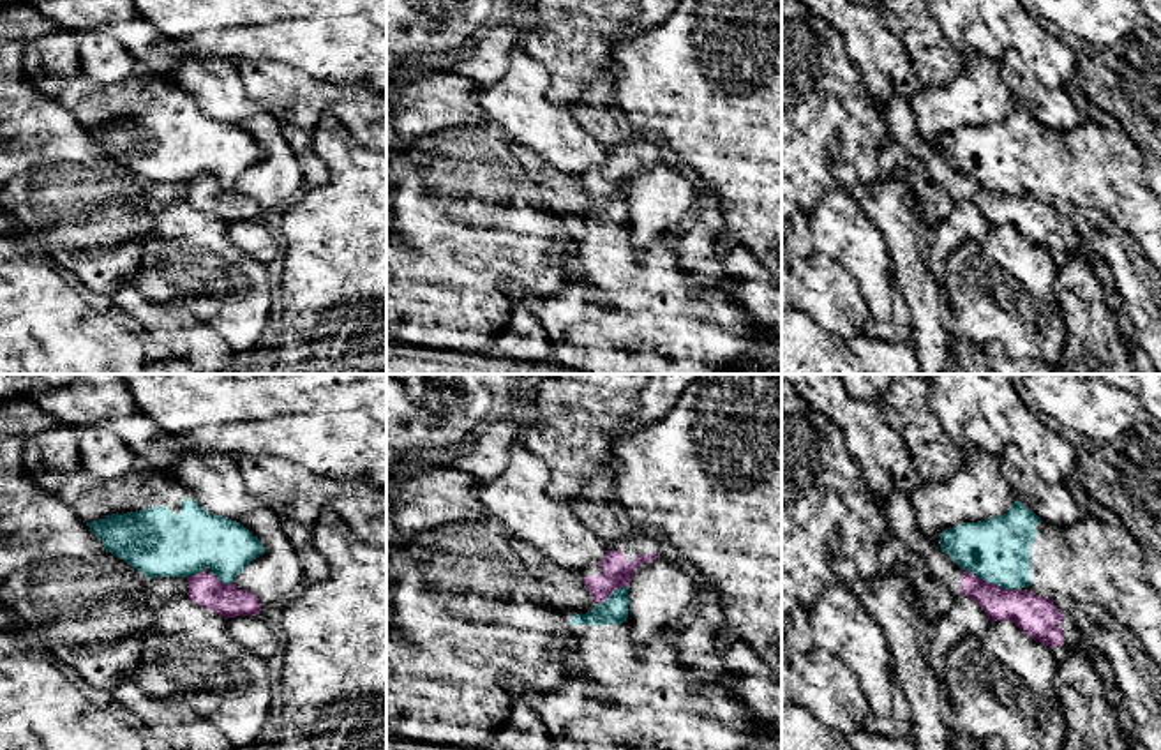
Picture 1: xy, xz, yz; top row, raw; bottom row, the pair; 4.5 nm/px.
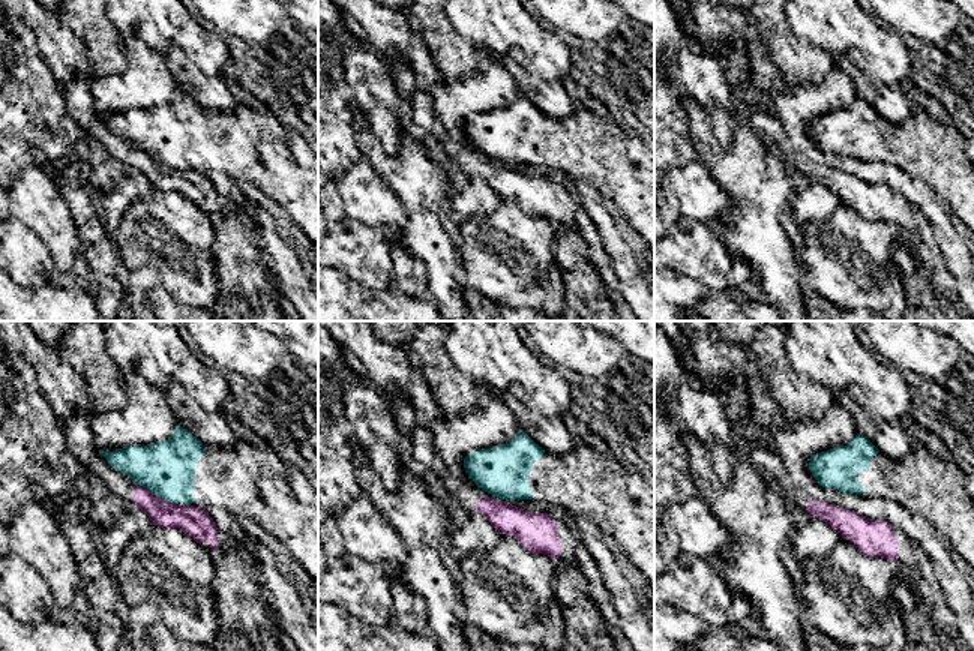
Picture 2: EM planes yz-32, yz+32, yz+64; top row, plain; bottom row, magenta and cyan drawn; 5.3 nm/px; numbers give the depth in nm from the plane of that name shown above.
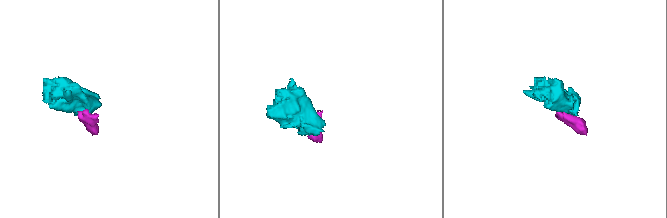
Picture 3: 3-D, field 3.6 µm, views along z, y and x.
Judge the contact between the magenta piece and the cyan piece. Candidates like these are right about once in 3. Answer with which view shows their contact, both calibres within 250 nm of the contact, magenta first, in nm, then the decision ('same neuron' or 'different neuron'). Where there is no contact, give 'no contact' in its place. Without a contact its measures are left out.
meets magenta in yz; 190 nm thick on the magenta side, 300 nm on the other; different neuron

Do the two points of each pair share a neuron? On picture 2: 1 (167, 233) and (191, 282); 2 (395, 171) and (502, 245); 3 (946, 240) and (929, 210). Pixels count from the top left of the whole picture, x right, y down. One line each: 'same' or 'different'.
1: same
2: different
3: same

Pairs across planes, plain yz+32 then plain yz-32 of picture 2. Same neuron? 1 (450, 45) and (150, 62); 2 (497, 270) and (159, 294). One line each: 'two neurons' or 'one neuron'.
1: two neurons
2: two neurons

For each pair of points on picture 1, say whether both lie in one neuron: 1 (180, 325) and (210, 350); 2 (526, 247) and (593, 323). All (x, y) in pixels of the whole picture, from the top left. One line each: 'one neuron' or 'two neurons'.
1: one neuron
2: two neurons

